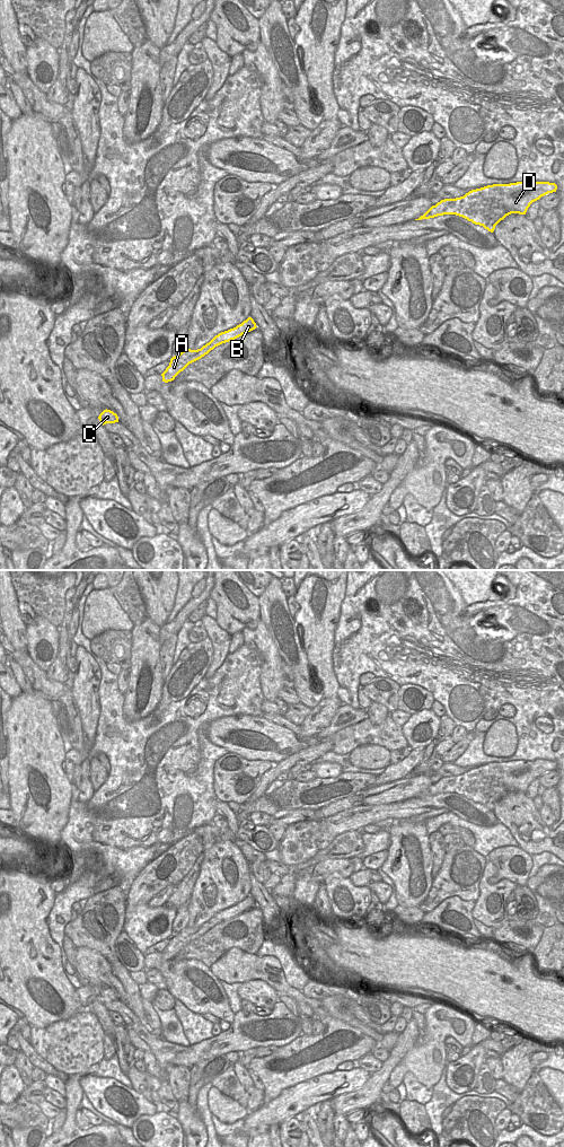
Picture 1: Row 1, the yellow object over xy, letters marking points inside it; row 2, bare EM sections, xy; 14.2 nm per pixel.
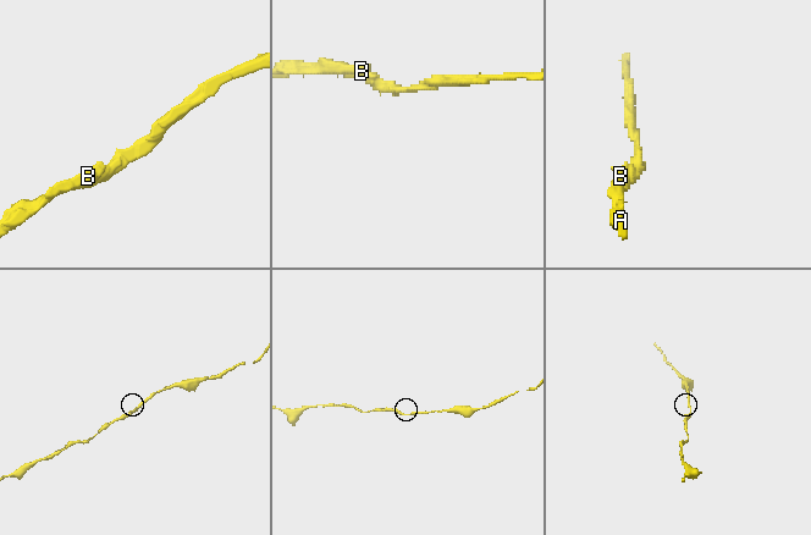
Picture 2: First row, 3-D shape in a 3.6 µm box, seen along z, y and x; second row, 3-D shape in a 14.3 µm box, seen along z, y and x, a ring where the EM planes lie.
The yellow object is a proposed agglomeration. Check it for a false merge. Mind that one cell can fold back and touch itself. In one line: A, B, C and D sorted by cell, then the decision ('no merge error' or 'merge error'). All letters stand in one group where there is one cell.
groups A B C D; no merge error

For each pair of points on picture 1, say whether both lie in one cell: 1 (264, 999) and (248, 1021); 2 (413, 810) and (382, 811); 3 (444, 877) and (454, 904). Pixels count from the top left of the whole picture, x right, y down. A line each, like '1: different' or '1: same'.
1: different
2: same
3: different

